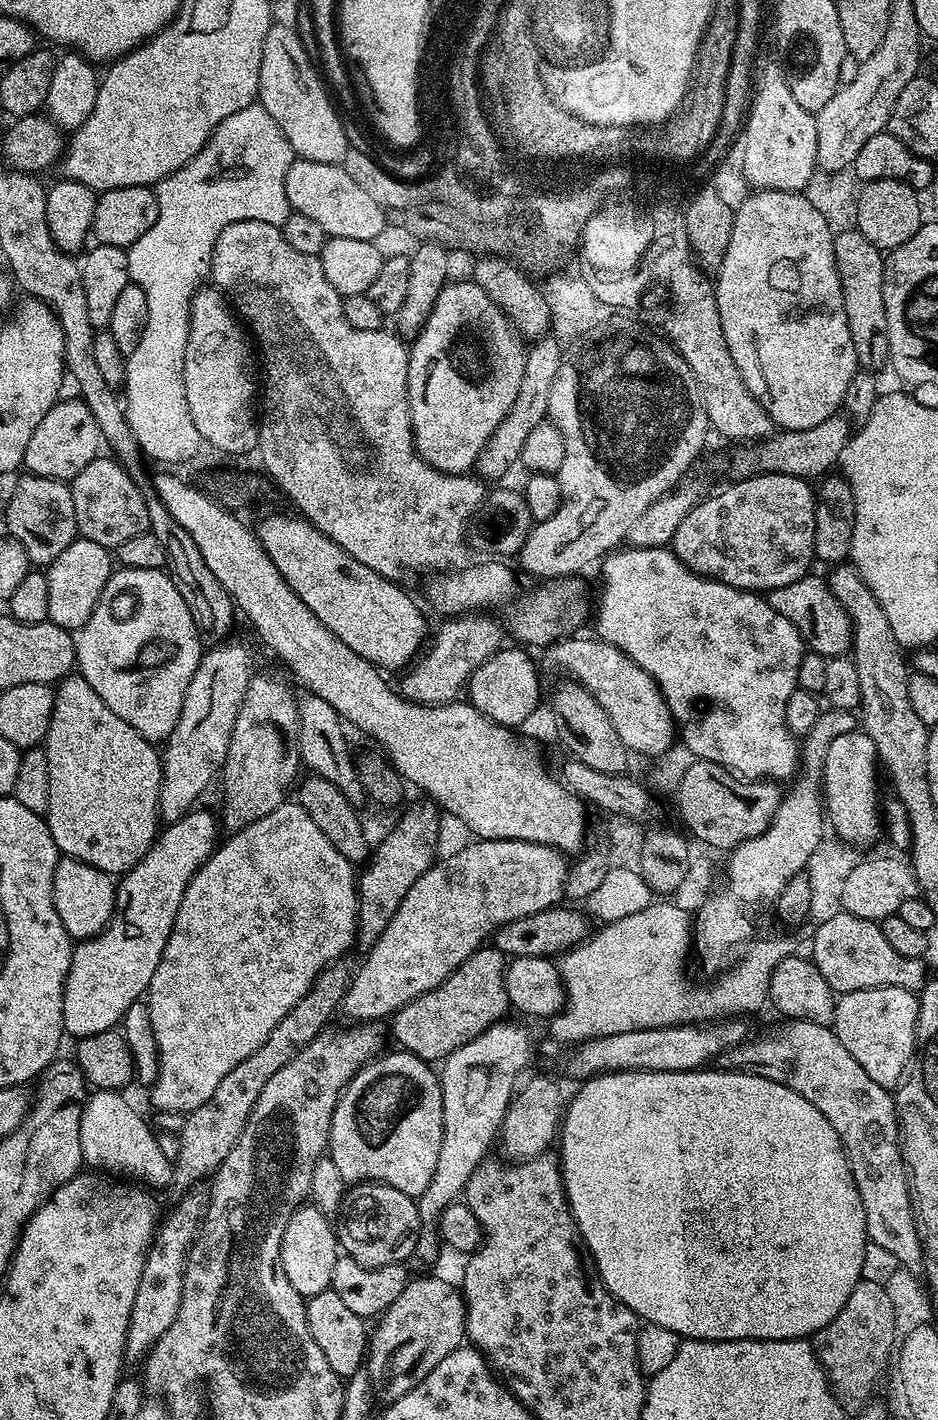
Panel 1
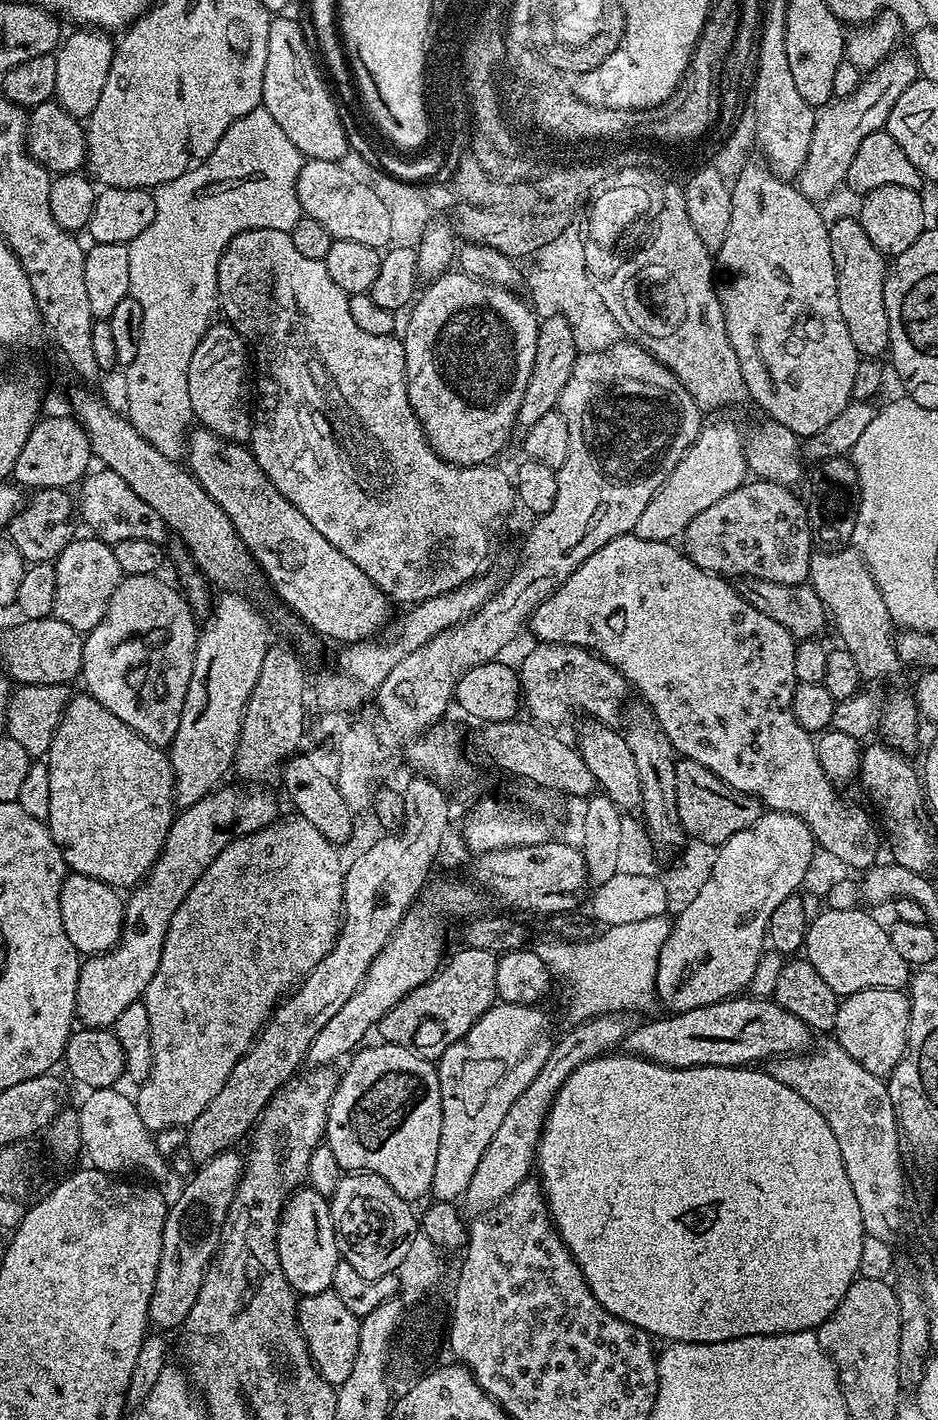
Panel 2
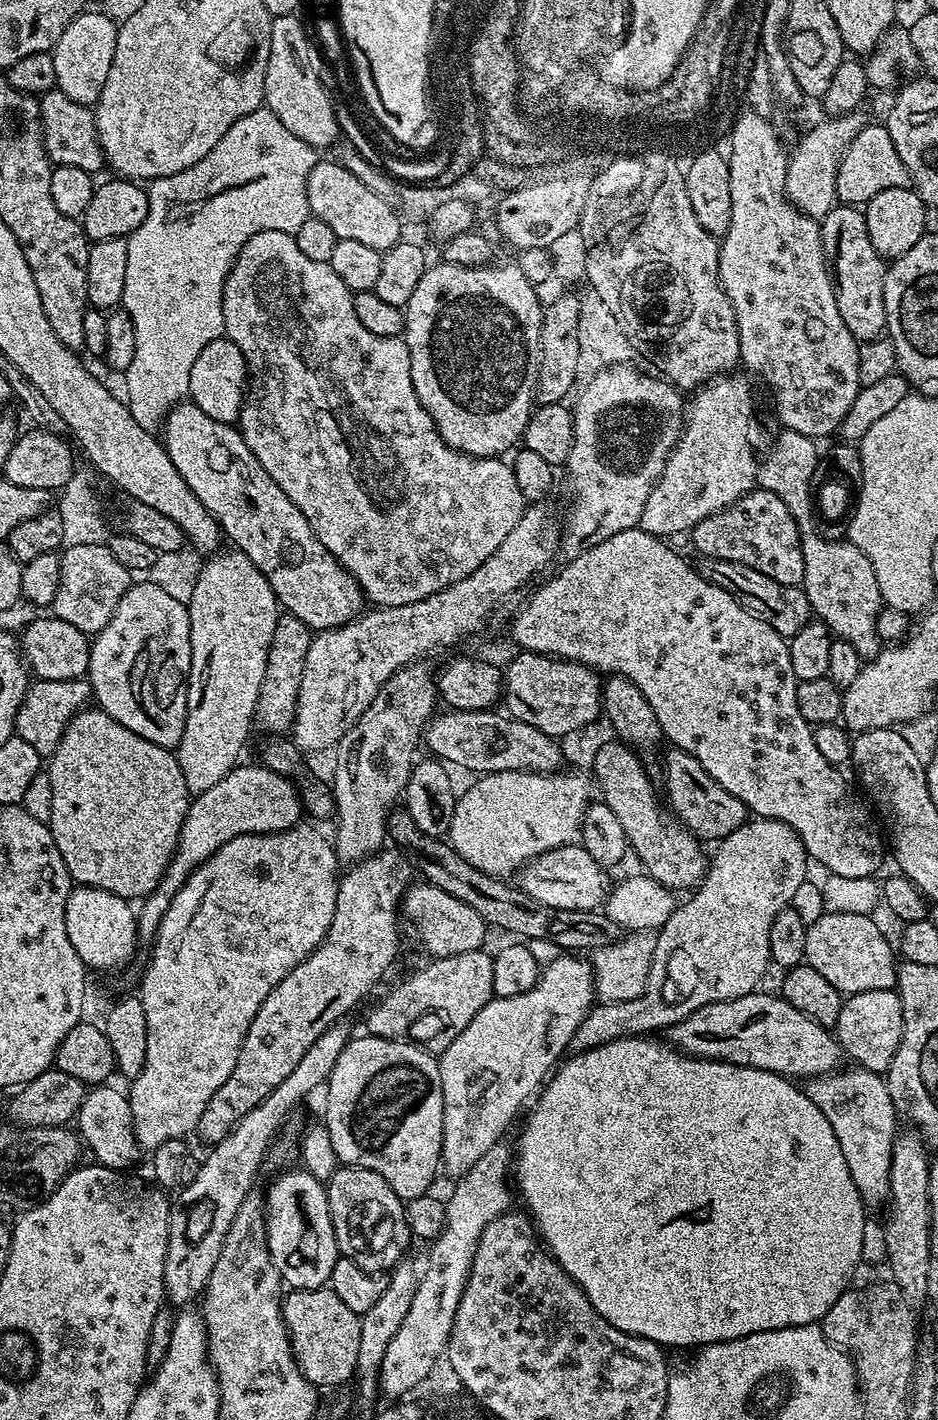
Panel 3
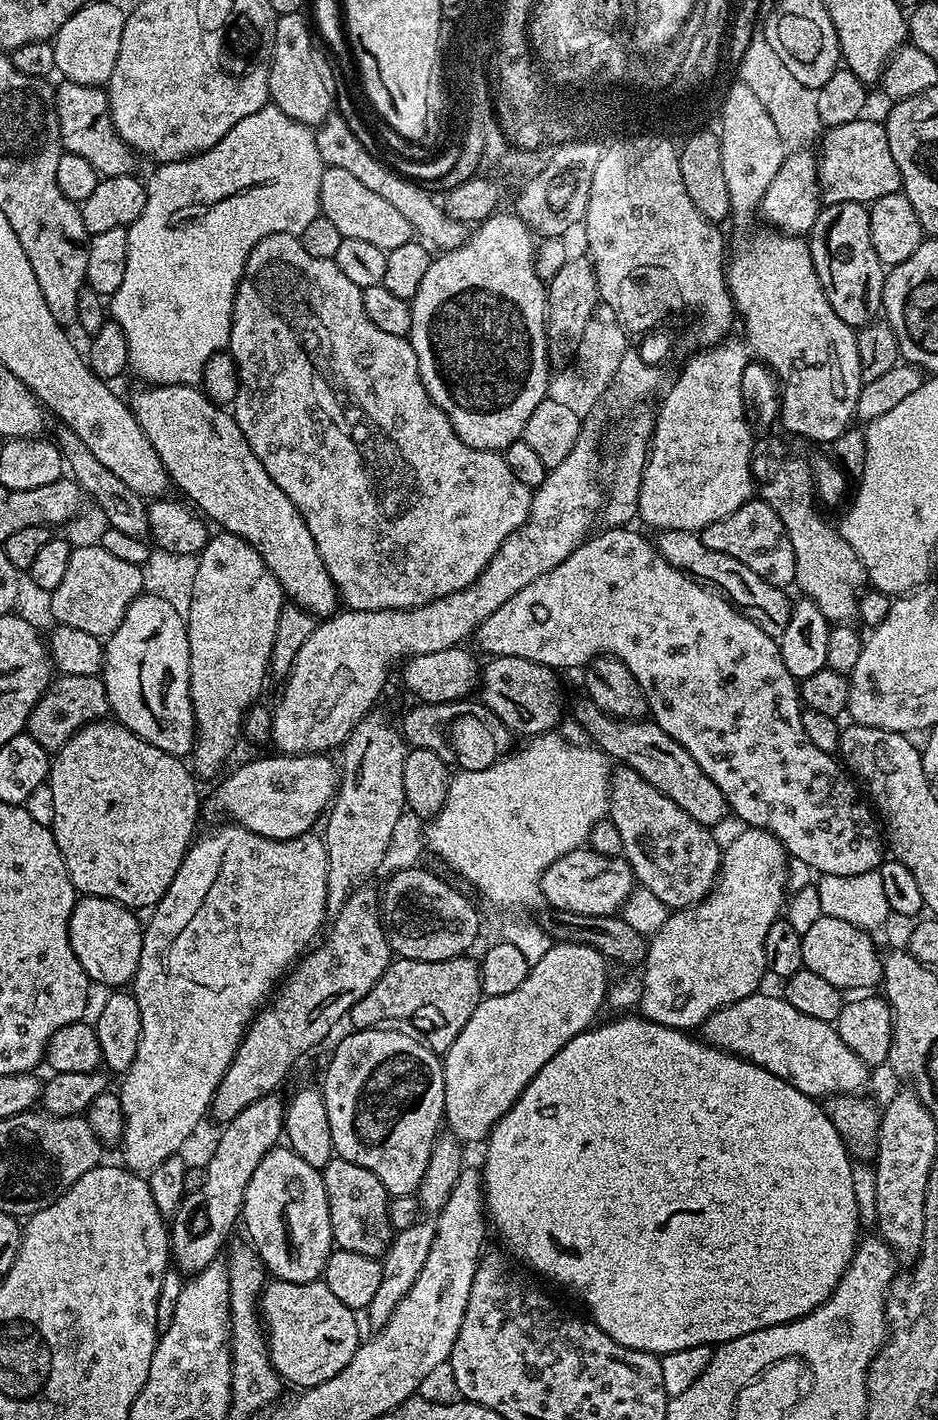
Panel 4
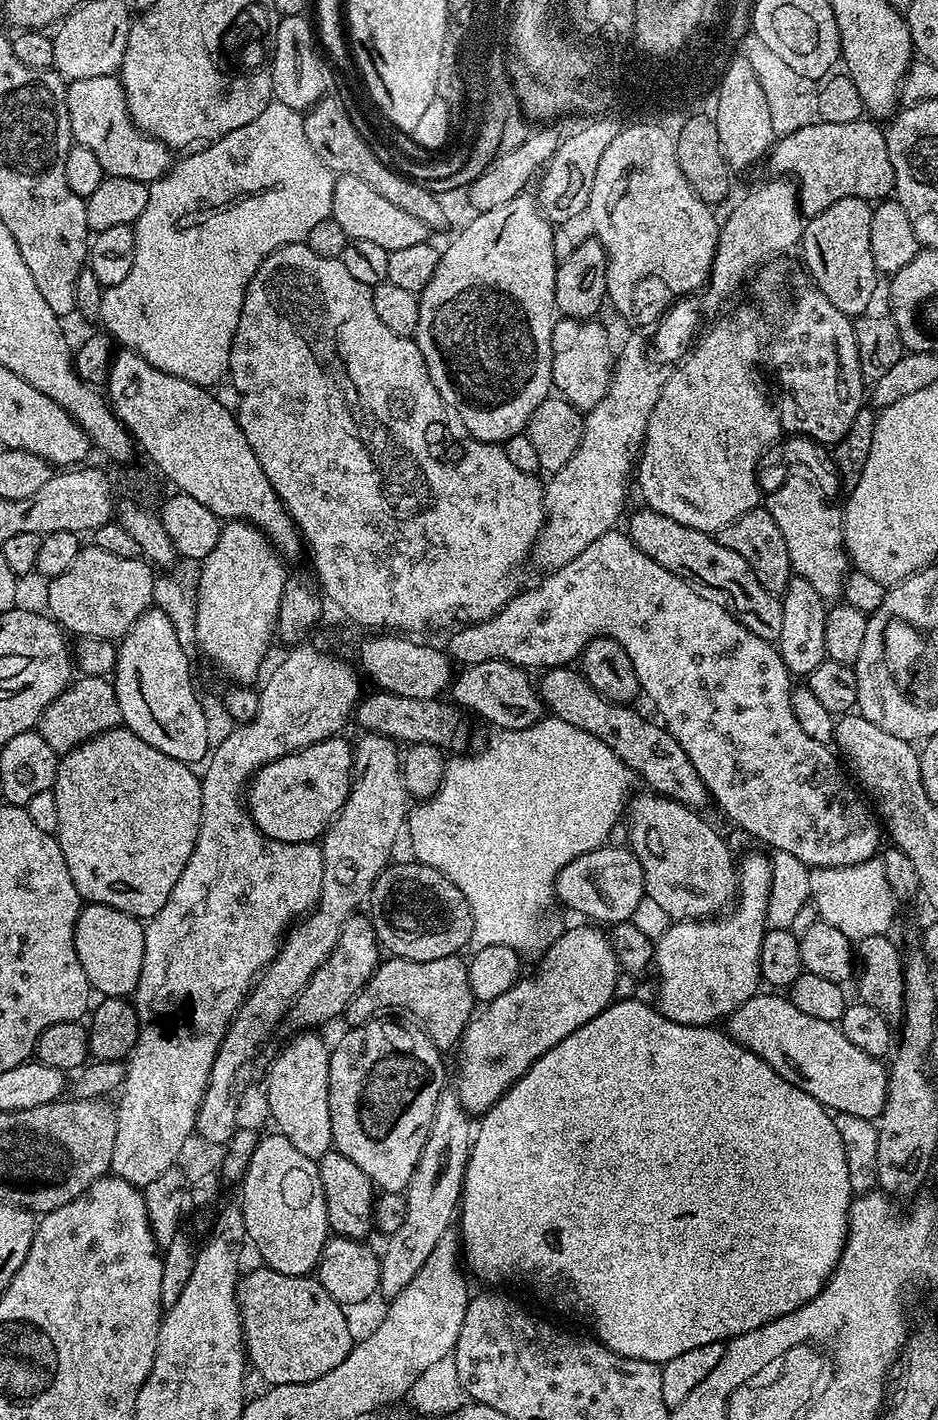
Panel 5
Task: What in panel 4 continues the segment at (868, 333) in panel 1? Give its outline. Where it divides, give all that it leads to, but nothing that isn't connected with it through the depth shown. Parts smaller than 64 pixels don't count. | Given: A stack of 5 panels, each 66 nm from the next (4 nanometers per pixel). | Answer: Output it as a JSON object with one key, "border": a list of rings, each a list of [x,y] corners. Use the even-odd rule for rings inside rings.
{"border":[[[838,202],[821,207],[806,239],[812,265],[830,306],[834,306],[834,314],[854,330],[873,323],[882,312],[886,268],[880,263],[878,254],[874,254],[874,242],[870,242],[868,208],[858,202]]]}

